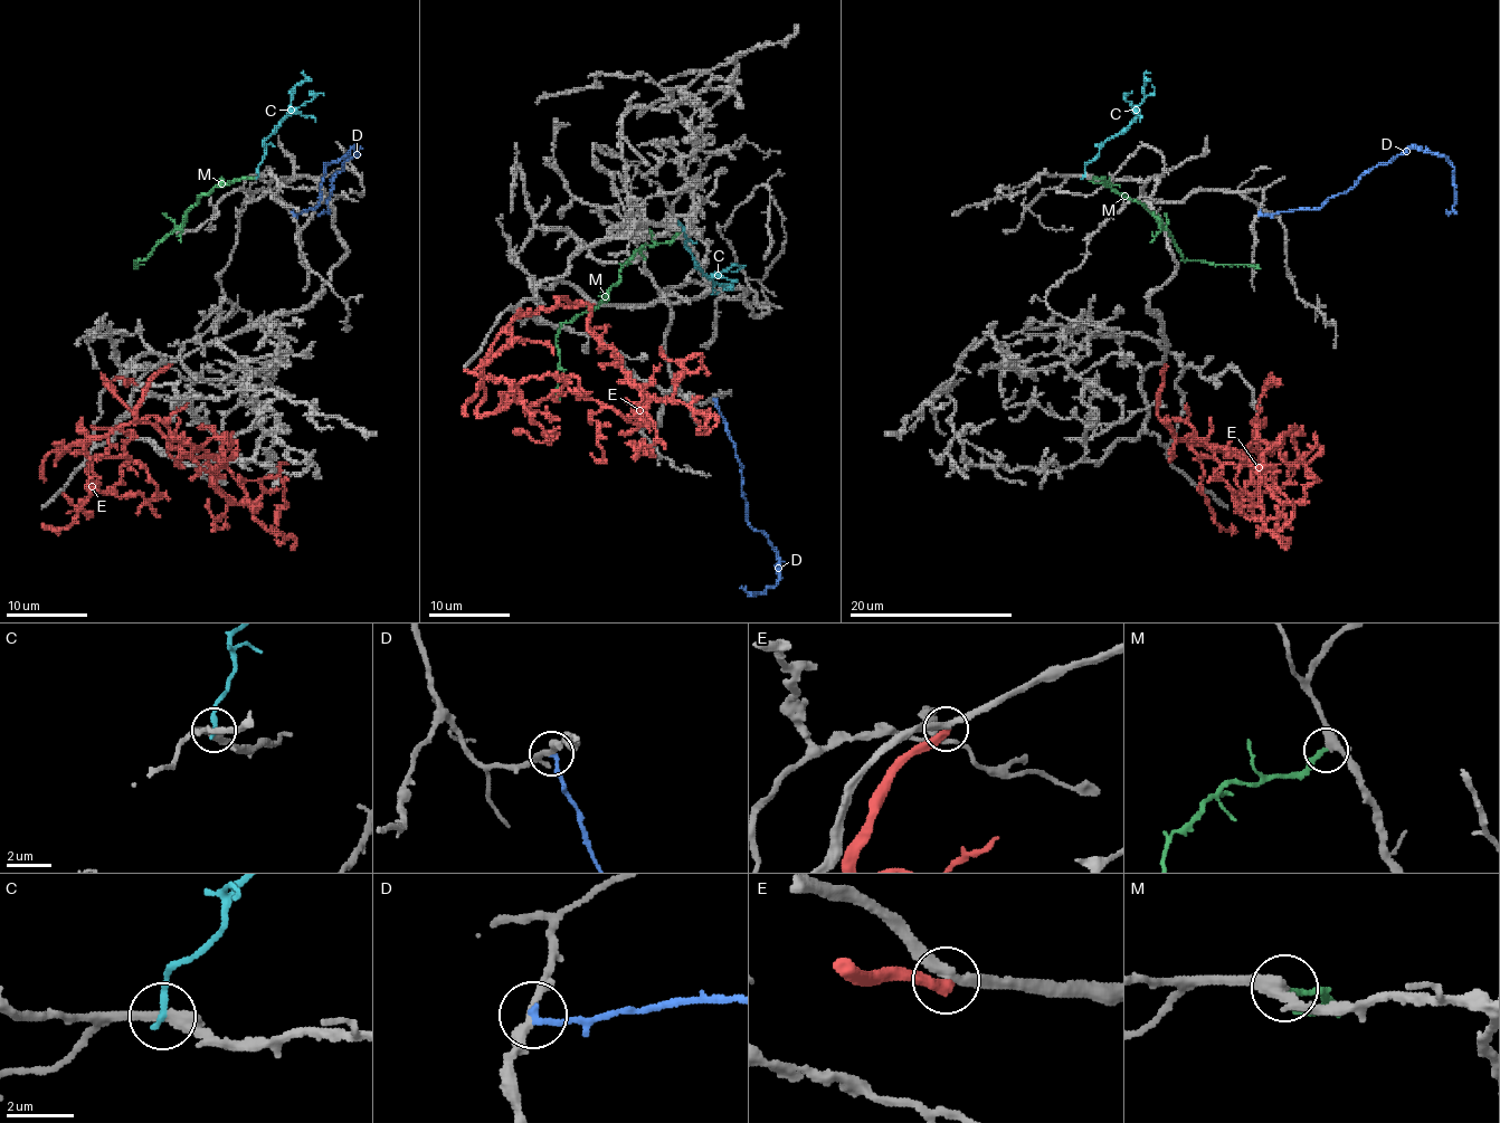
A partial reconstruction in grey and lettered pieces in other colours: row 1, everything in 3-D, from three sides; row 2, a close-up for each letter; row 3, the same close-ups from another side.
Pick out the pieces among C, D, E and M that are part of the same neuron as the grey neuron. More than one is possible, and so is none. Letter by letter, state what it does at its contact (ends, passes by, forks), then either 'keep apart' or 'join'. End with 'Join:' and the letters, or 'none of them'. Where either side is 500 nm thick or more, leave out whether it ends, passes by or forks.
C: it ends; keep apart
D: it ends; keep apart
E: it ends; keep apart
M: it ends; join
Join: M

